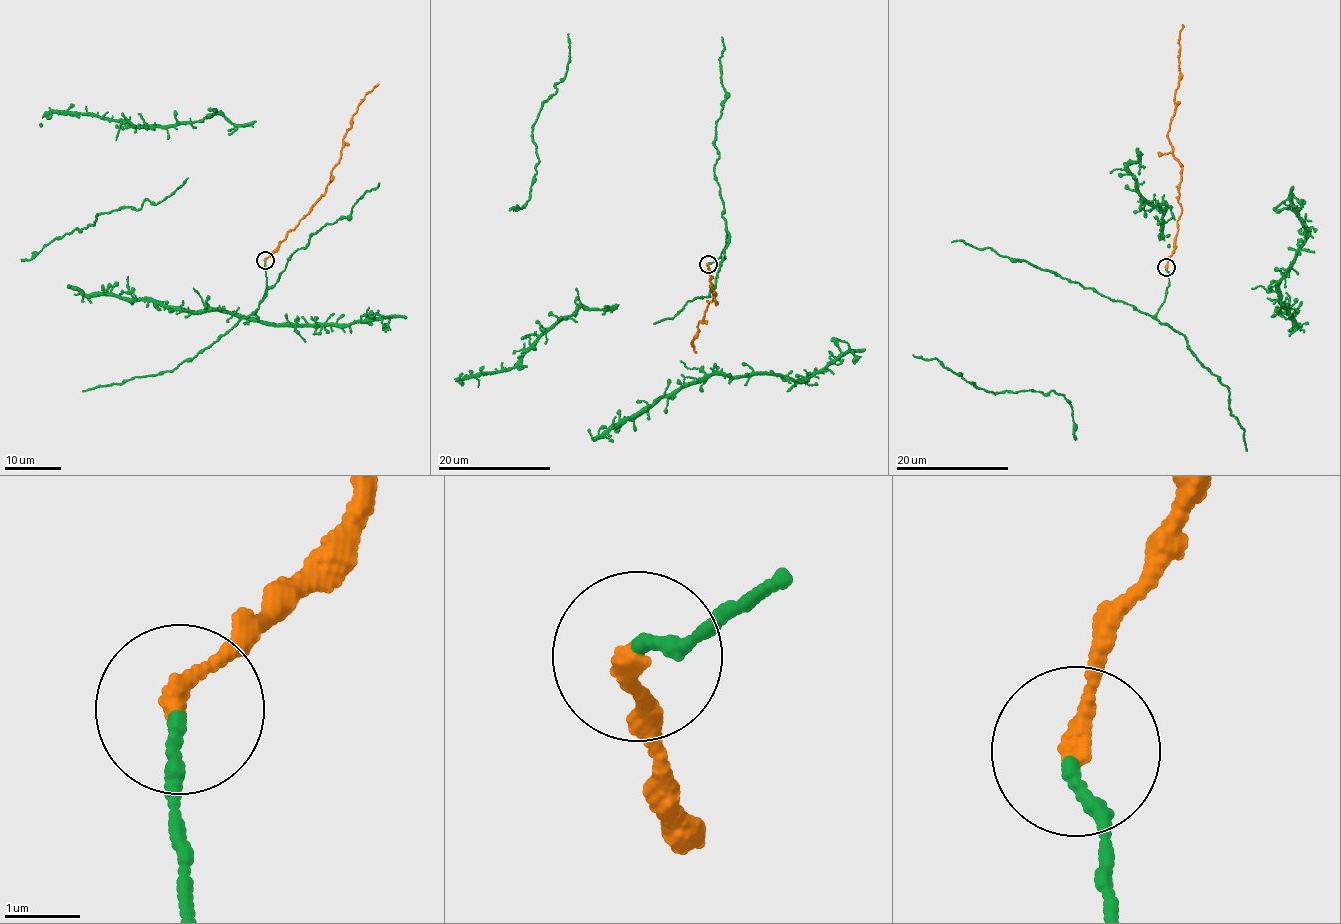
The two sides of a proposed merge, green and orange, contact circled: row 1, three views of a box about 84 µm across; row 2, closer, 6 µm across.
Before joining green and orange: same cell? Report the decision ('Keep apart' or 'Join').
Join

